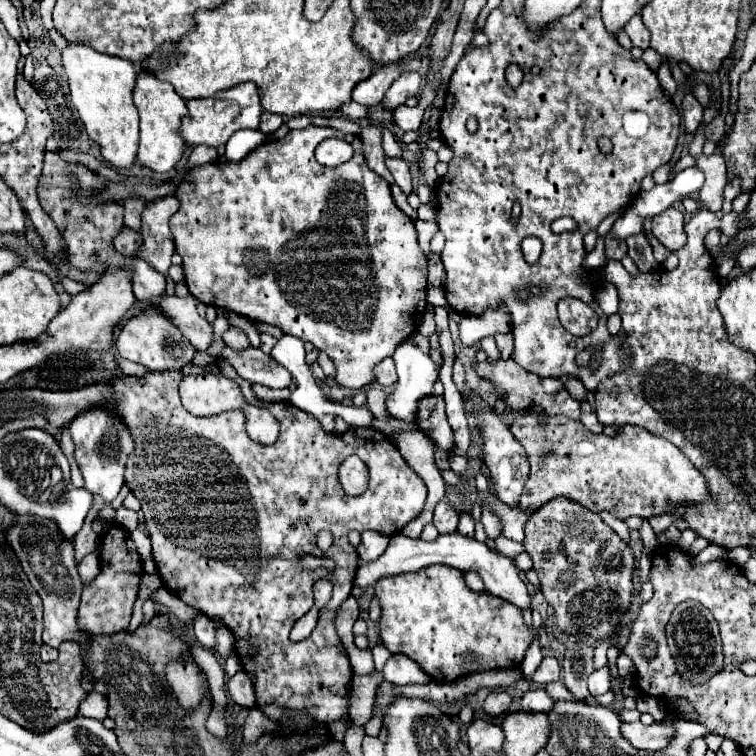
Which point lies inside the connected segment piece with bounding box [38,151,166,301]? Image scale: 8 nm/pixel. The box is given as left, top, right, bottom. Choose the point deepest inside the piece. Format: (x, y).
(68, 192)

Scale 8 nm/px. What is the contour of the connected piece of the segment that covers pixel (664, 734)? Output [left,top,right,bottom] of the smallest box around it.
[622,711,680,751]

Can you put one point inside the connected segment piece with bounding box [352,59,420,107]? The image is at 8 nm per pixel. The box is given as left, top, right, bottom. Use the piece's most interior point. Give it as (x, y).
(369, 92)

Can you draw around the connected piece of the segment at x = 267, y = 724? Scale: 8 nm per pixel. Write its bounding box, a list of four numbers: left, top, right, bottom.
[242,707,276,743]

